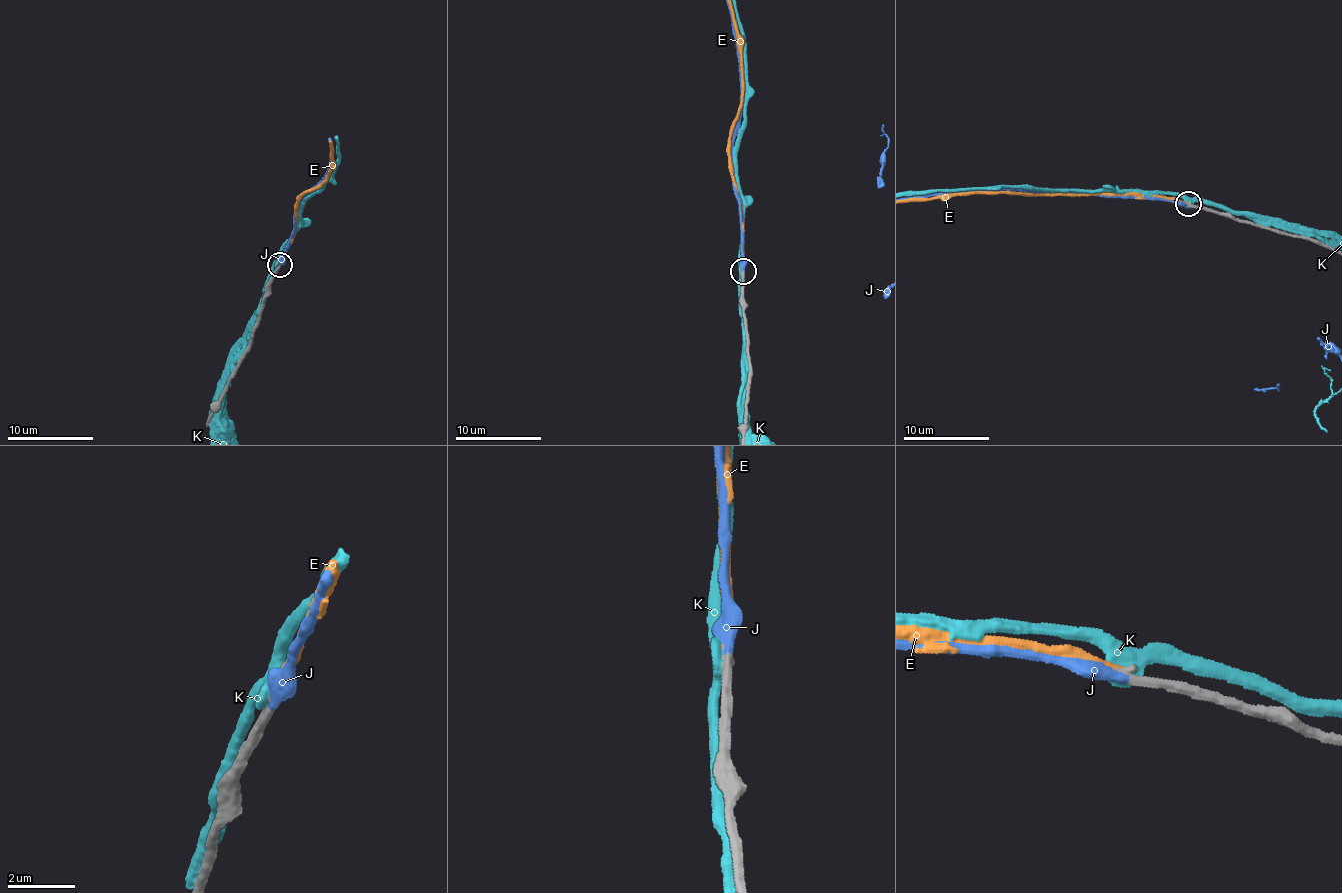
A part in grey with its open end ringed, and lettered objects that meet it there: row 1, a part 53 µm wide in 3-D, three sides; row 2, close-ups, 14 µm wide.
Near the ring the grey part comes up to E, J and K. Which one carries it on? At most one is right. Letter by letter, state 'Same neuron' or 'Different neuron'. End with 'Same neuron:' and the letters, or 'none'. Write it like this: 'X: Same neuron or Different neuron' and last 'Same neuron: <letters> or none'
E: Different neuron
J: Same neuron
K: Different neuron
Same neuron: J

